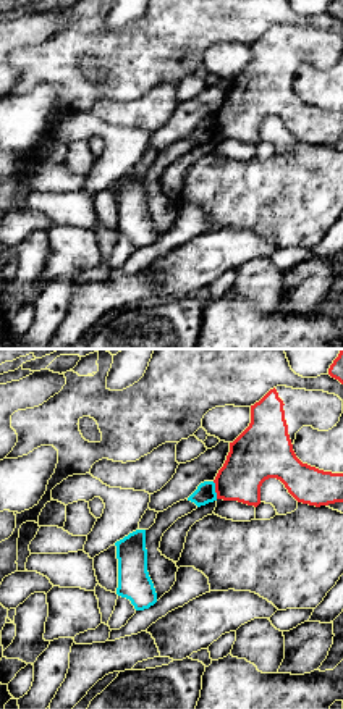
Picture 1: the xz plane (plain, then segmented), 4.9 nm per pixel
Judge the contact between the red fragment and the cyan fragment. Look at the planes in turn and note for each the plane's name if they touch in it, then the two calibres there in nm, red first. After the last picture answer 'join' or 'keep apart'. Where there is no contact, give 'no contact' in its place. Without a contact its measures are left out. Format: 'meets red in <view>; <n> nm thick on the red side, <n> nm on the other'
meets red in xz; 260 nm thick on the red side, 100 nm on the other

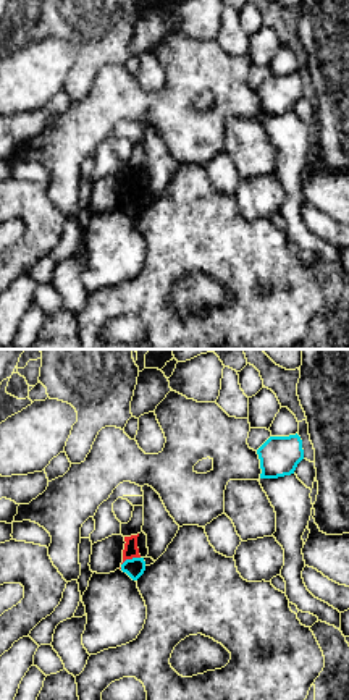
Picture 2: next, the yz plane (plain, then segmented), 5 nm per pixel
meets red in yz; 70 nm thick on the red side, 100 nm on the other

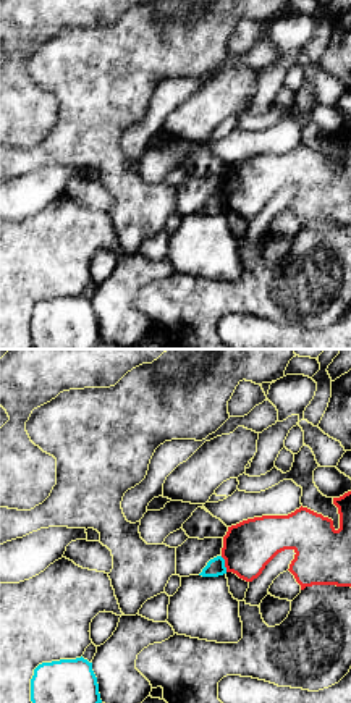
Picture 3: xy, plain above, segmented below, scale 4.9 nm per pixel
meets red in xy; 260 nm thick on the red side, 90 nm on the other

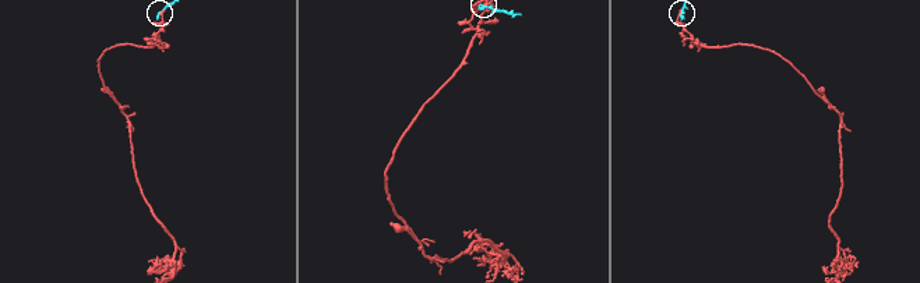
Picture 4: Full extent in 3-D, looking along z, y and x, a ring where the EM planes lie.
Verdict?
keep apart

